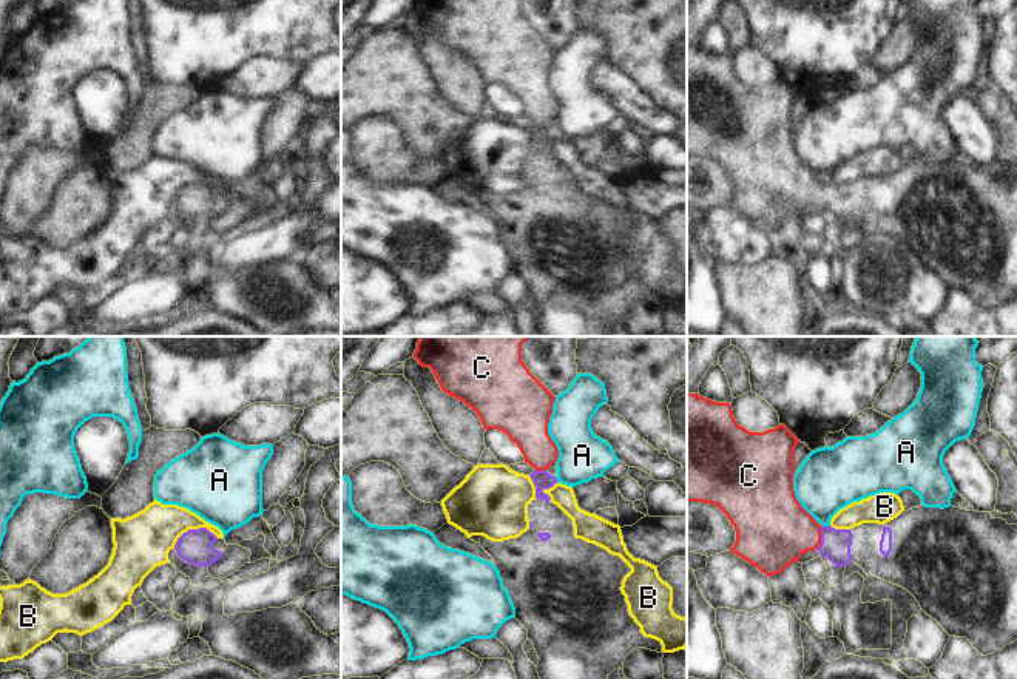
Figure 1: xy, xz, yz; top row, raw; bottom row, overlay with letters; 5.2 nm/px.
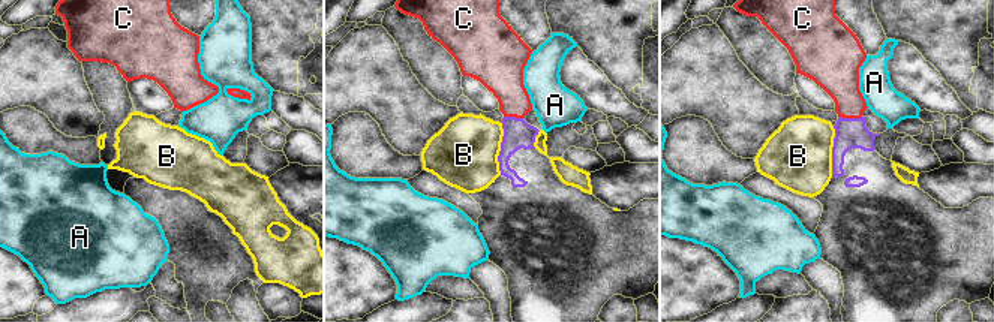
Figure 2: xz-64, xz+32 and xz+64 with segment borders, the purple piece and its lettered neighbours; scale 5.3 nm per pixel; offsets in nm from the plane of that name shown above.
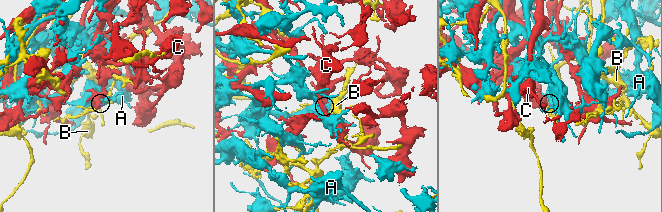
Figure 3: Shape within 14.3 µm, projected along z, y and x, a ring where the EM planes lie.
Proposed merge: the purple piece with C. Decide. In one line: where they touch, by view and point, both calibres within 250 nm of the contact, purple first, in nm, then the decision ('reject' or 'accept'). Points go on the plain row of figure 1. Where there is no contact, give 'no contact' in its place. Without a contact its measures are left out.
meets purple in yz at (821, 192); 160 nm thick on the purple side, 380 nm on the other; accept

